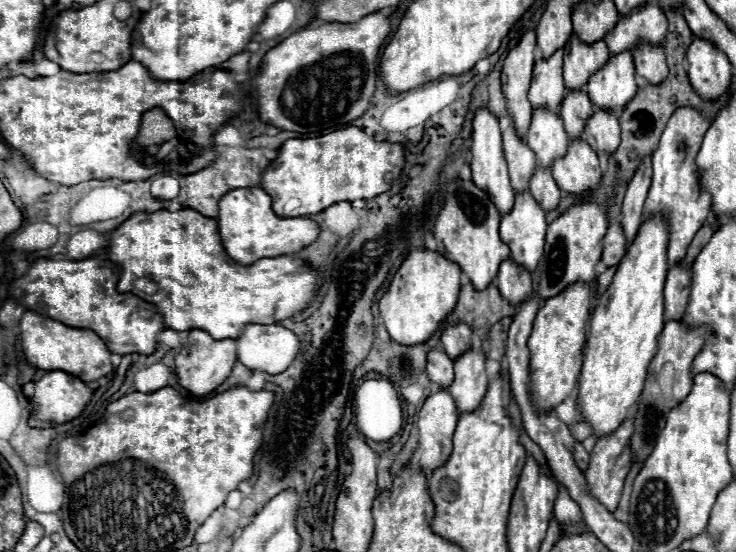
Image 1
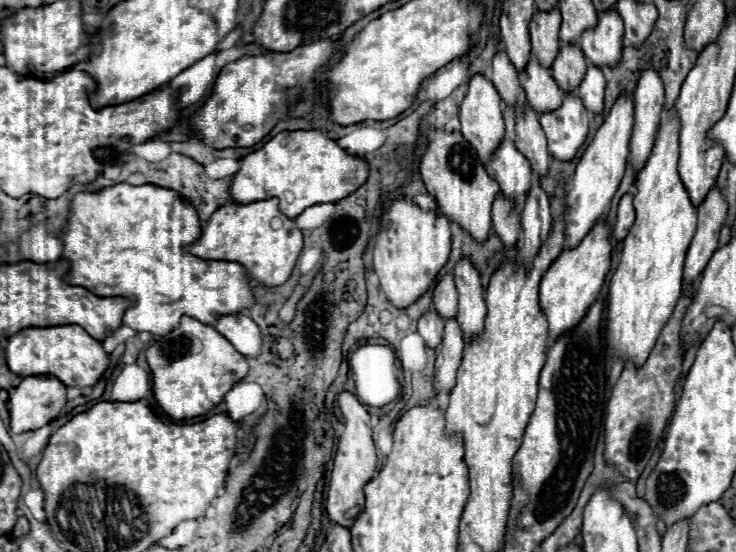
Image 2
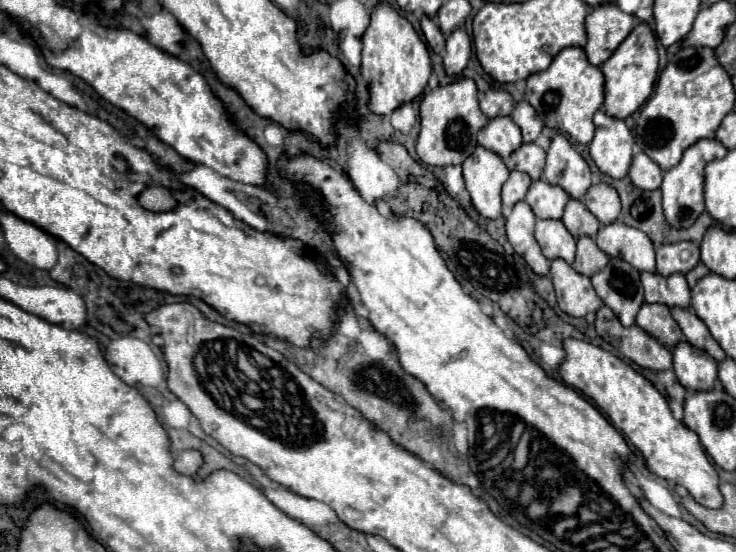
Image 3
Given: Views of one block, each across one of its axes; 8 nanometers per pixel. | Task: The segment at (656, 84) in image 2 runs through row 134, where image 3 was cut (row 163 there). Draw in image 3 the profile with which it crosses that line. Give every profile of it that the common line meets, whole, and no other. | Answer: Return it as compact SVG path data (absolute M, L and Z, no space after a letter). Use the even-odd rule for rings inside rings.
M640 152L640 154L636 154L636 156L632 158L632 166L630 166L628 176L632 178L632 182L634 182L640 190L648 190L648 192L656 190L656 188L660 186L660 182L662 182L662 170L660 170L658 164L656 164L652 158L648 158L644 152Z

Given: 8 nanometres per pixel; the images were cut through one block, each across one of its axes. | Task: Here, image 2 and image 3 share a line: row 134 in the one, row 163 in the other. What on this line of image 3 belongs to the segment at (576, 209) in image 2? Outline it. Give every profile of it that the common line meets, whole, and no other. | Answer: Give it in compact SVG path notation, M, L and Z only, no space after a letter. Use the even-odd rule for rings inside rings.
M604 110L594 114L596 136L590 142L590 158L610 178L624 178L632 164L634 136L624 120L610 118Z

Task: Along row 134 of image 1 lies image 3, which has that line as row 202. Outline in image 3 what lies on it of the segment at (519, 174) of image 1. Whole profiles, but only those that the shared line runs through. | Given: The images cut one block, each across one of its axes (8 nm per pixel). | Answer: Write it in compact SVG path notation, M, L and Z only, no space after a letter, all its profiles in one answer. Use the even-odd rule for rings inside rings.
M510 172L510 178L506 180L504 188L502 188L502 204L506 208L512 208L516 202L524 200L526 192L528 192L528 184L532 184L530 176L524 172Z

